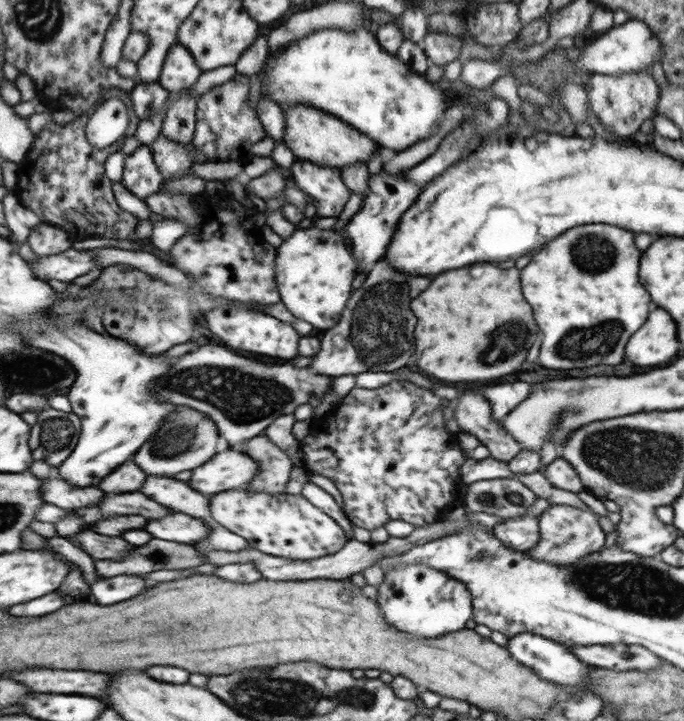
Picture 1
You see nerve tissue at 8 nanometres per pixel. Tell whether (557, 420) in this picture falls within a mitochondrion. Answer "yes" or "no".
yes

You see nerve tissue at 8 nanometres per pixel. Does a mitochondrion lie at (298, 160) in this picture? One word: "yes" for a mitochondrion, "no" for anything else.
no

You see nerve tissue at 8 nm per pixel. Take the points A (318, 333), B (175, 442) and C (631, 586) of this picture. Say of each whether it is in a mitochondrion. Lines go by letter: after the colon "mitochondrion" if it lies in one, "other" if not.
A: other
B: mitochondrion
C: mitochondrion

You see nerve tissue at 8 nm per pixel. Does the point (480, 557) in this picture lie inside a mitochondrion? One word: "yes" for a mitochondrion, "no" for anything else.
yes

